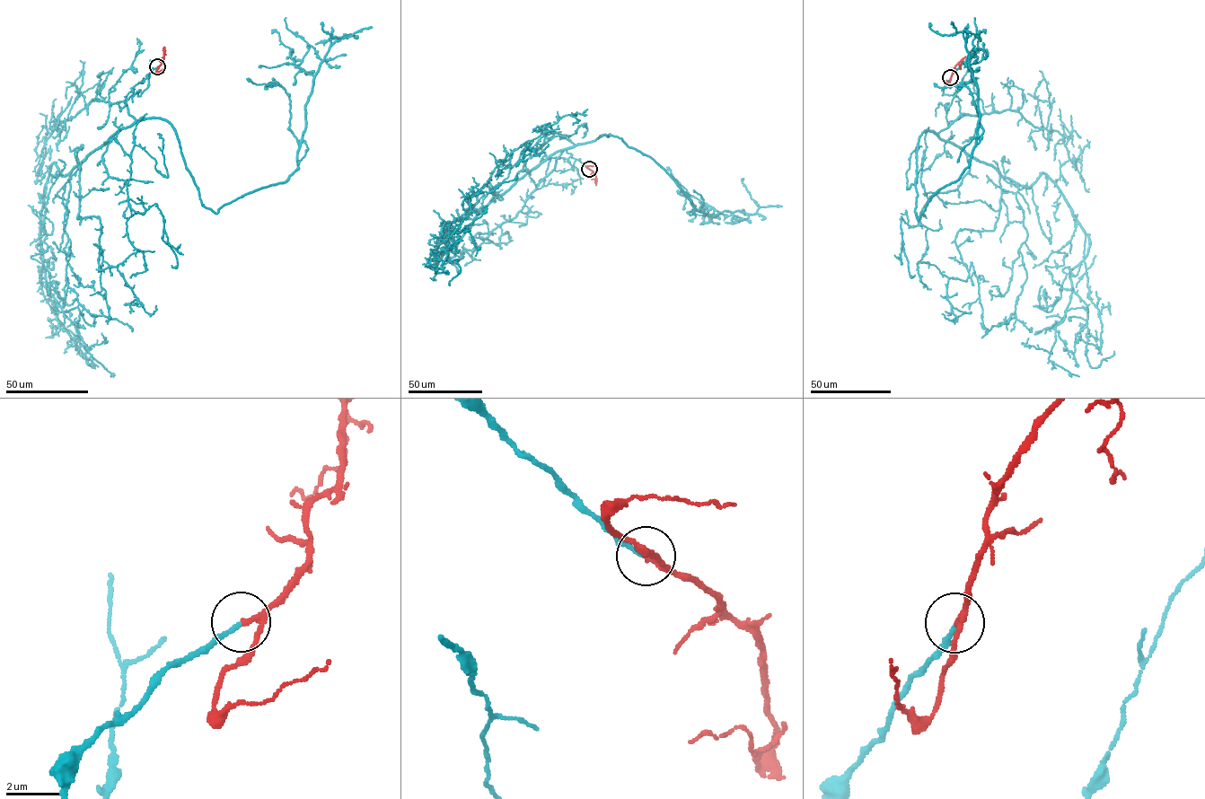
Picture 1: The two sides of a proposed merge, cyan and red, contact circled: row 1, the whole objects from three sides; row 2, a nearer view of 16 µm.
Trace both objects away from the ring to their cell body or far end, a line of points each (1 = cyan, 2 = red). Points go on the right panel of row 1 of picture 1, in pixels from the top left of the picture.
1: (950, 77), (943, 93), (960, 115), (919, 137), (918, 220), (969, 165), (979, 110), (966, 31), (929, 23)
2: (950, 77), (954, 67), (961, 61), (961, 69)

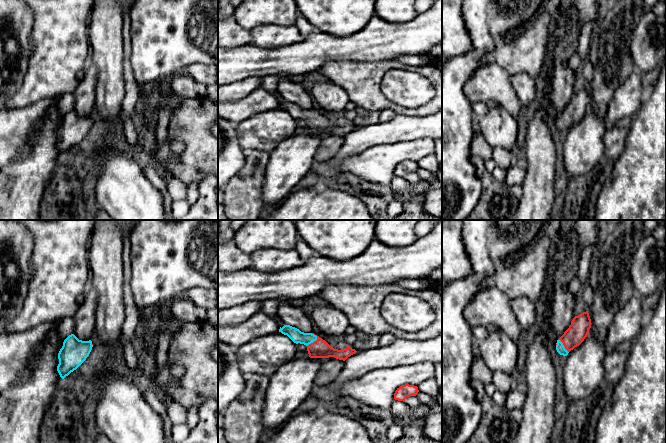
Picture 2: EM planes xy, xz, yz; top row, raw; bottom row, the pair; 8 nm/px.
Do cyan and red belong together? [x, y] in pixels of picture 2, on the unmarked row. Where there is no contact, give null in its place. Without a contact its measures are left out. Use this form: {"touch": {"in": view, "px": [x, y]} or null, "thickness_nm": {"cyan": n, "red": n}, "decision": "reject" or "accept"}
{"touch": {"in": "xz", "px": [314, 116]}, "thickness_nm": {"cyan": 100, "red": 150}, "decision": "accept"}

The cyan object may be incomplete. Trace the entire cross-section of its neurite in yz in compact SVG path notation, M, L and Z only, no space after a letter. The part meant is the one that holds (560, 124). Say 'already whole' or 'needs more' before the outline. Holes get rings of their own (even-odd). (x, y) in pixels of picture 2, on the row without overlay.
needs more; M588 87L575 92L571 101L557 116L556 126L560 131L567 132L575 123L579 122L589 109L591 95Z

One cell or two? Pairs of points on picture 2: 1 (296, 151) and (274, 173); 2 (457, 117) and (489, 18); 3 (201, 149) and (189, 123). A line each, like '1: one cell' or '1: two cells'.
1: one cell
2: one cell
3: one cell

